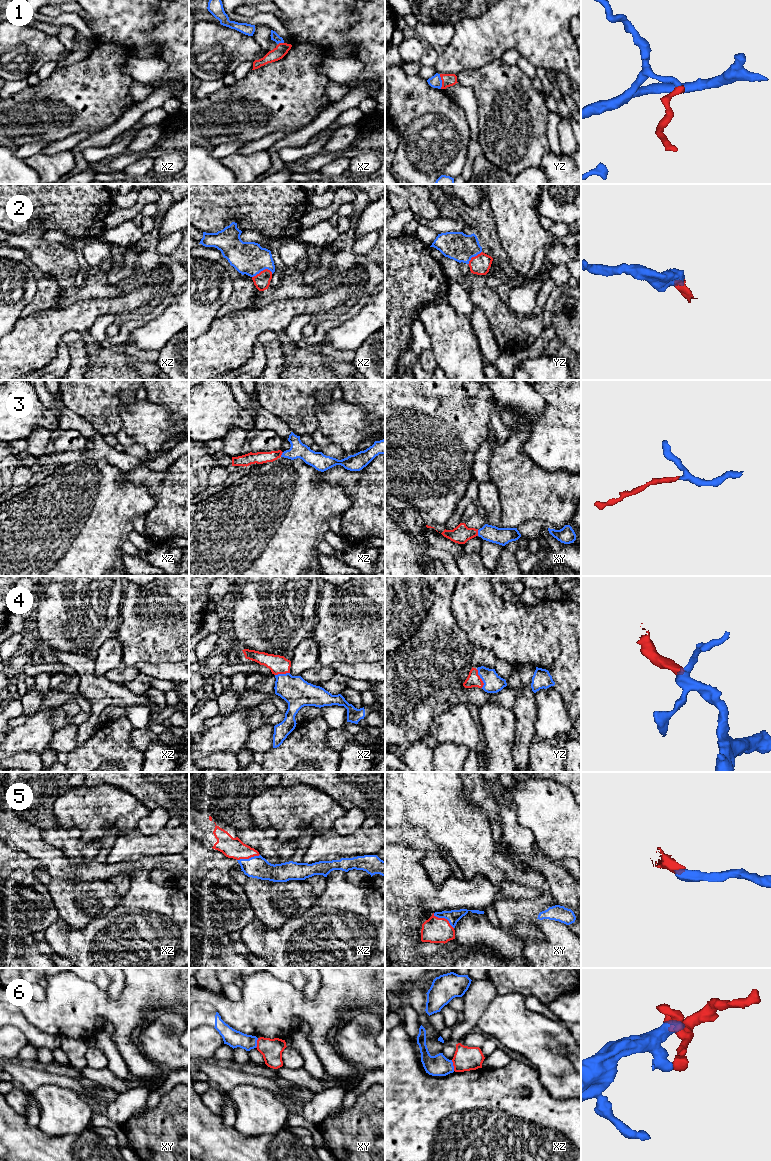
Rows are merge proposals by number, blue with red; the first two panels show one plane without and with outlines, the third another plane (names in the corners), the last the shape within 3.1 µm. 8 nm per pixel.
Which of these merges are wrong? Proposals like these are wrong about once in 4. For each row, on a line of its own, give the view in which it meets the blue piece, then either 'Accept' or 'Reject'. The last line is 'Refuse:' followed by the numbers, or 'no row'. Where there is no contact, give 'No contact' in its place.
1: Touches blue in yz. Accept
2: Touches blue in xz. Accept
3: Touches blue in xy. Accept
4: Touches blue in yz. Accept
5: Touches blue in xy. Accept
6: Touches blue in xz. Reject
Refuse: 6

